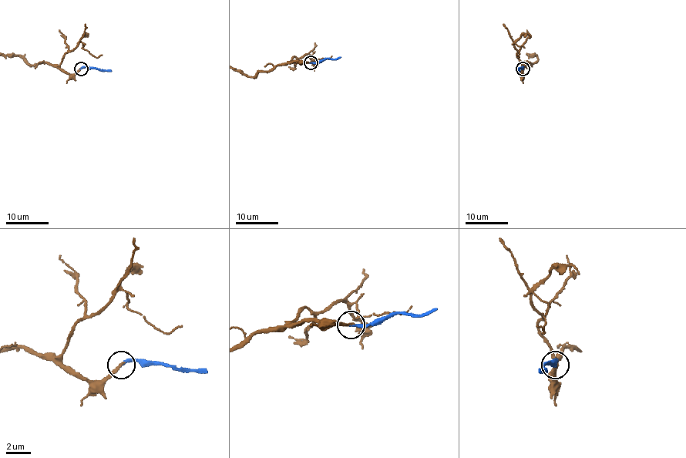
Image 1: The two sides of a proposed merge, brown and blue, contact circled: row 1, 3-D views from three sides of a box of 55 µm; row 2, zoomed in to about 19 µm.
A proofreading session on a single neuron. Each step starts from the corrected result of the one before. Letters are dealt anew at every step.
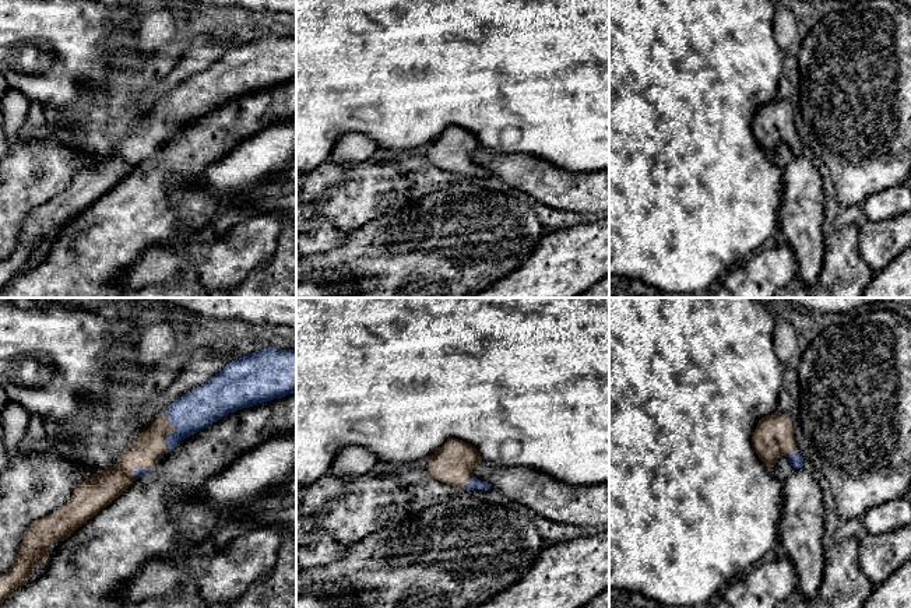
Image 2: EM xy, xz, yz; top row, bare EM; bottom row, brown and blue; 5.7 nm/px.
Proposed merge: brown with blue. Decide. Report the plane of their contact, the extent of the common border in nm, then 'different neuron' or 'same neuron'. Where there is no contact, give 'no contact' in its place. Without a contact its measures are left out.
xy | 240 nm | same neuron

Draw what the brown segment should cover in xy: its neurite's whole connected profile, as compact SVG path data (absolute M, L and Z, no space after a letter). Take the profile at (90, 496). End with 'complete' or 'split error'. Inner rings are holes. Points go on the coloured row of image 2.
M268 347L229 362L203 386L183 394L163 414L159 414L147 430L138 433L138 439L120 454L113 467L96 471L92 478L78 482L68 503L52 514L35 520L27 528L14 565L8 572L0 574L0 604L29 579L35 567L49 555L54 542L67 540L78 527L119 498L137 478L150 472L182 440L232 411L264 404L292 393L296 393L296 349Z; split error

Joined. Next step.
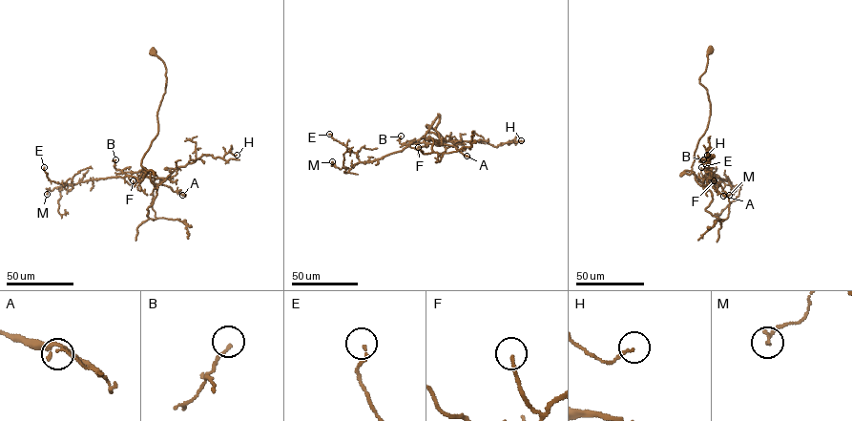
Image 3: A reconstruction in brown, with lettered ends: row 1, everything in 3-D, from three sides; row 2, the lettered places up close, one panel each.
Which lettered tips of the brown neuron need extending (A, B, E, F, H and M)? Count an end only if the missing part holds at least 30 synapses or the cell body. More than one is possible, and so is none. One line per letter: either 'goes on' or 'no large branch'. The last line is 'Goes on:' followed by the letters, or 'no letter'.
A: no large branch
B: no large branch
E: no large branch
F: no large branch
H: no large branch
M: no large branch
Goes on: no letter

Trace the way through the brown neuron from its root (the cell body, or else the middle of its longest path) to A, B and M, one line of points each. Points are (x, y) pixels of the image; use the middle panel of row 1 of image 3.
A: (437, 143), (449, 140), (451, 133), (442, 143), (426, 124), (440, 143), (467, 156)
B: (437, 143), (449, 140), (451, 133), (442, 143), (426, 124), (431, 126), (419, 139), (401, 144), (401, 136)
M: (437, 143), (451, 133), (442, 143), (426, 124), (426, 135), (402, 150), (350, 168), (332, 161)

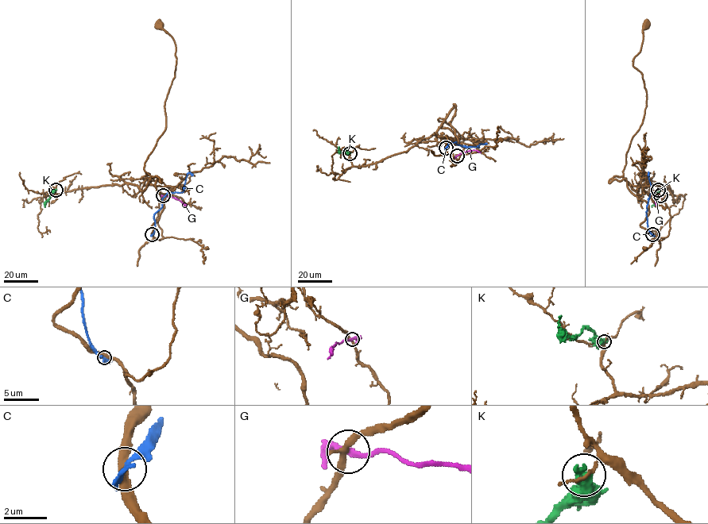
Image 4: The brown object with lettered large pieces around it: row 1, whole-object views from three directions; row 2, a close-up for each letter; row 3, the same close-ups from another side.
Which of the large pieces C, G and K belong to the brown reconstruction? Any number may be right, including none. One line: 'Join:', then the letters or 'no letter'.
Join: no letter

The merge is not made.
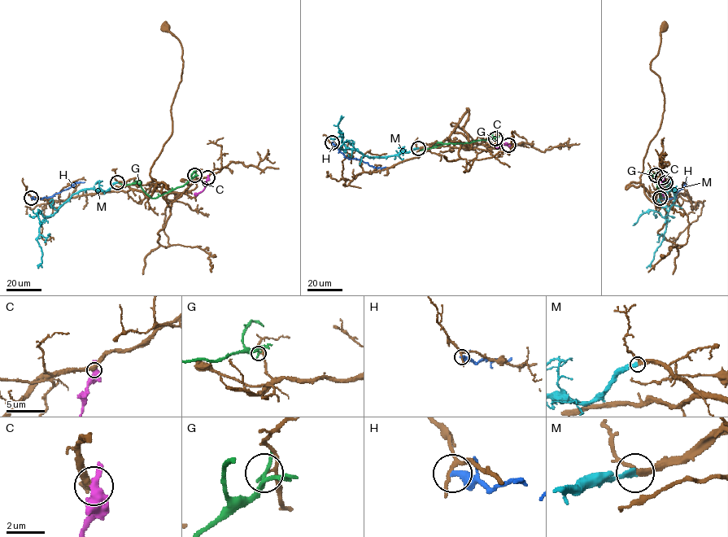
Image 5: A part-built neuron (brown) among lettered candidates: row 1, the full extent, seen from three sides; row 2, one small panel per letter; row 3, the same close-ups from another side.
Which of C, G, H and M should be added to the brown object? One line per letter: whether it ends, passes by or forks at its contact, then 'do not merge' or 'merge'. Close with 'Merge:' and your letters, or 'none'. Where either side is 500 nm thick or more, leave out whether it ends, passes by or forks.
C: it passes by; do not merge
G: it forks; do not merge
H: it ends; do not merge
M: it ends; merge
Merge: M

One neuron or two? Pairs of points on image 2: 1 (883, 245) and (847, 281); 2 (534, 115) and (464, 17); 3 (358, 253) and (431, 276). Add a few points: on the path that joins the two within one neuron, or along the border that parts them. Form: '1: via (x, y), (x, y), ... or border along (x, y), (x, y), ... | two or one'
1: border along (860, 229), (858, 252), (872, 273) | two
2: via (534, 83), (534, 55), (496, 17) | one
3: via (376, 253), (398, 253), (412, 259) | one

